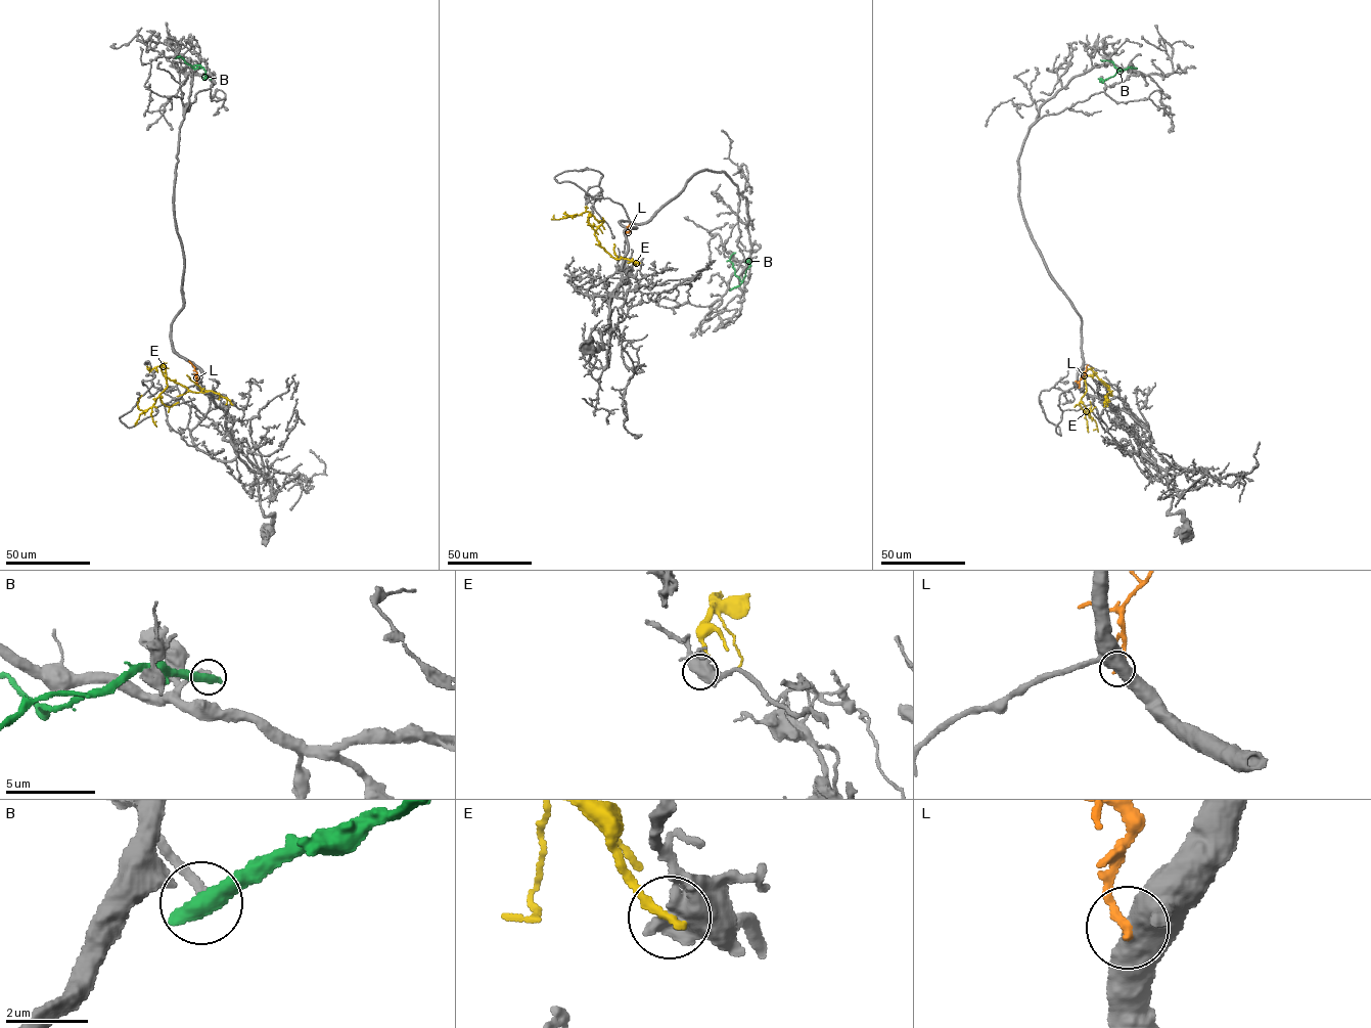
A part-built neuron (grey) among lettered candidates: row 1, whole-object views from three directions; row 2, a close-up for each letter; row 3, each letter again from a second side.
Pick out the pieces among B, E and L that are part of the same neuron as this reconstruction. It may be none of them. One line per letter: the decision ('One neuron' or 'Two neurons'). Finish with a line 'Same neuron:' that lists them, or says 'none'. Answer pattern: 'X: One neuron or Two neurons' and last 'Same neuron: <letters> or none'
B: Two neurons
E: Two neurons
L: Two neurons
Same neuron: none

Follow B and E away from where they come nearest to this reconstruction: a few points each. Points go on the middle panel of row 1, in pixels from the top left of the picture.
B: (730, 289), (741, 282), (729, 260), (735, 253)
E: (639, 263), (614, 259), (601, 248), (594, 234), (603, 221), (588, 212), (563, 213), (572, 215)

